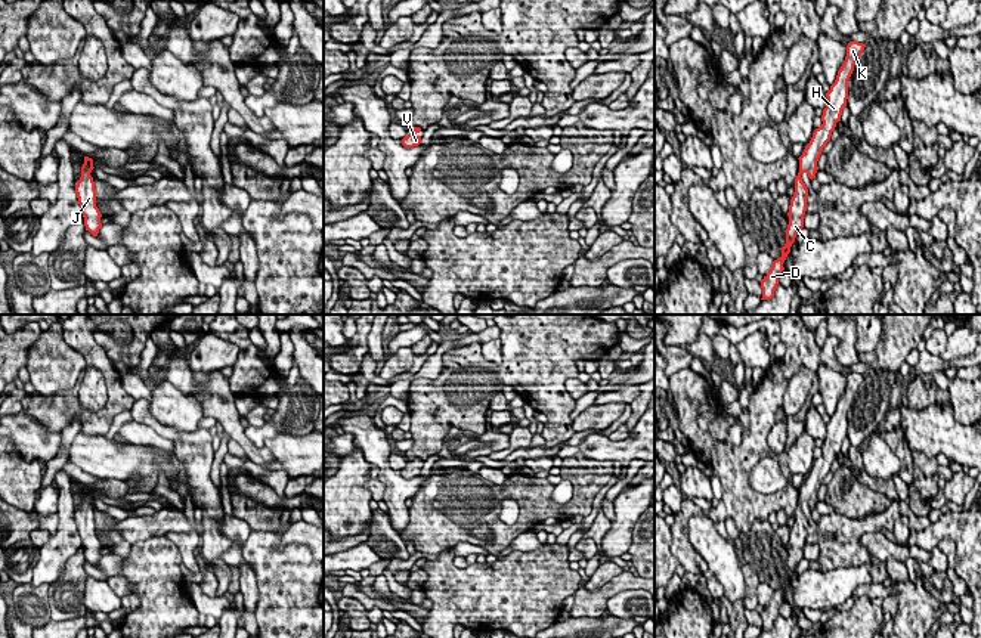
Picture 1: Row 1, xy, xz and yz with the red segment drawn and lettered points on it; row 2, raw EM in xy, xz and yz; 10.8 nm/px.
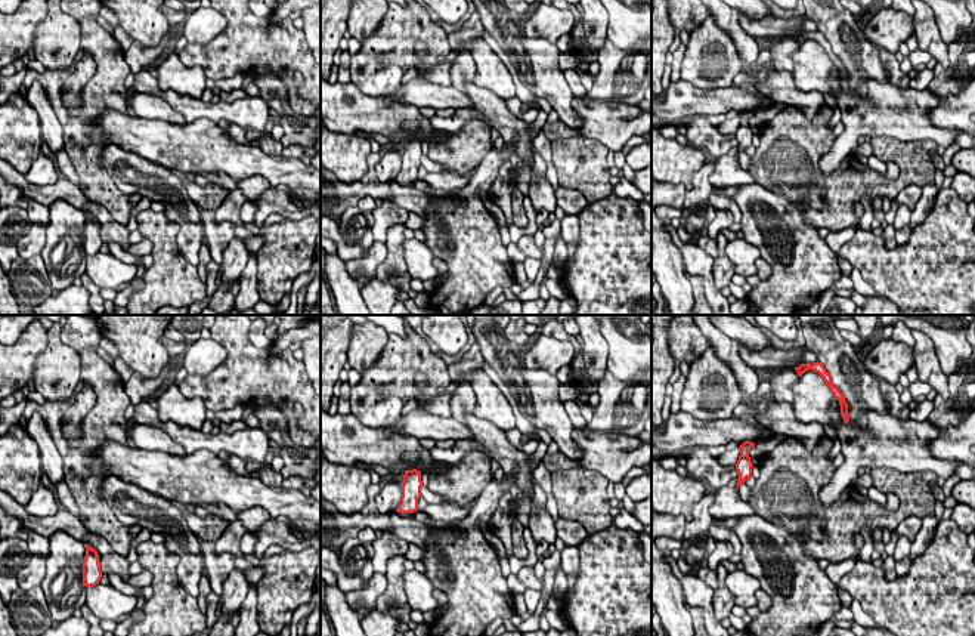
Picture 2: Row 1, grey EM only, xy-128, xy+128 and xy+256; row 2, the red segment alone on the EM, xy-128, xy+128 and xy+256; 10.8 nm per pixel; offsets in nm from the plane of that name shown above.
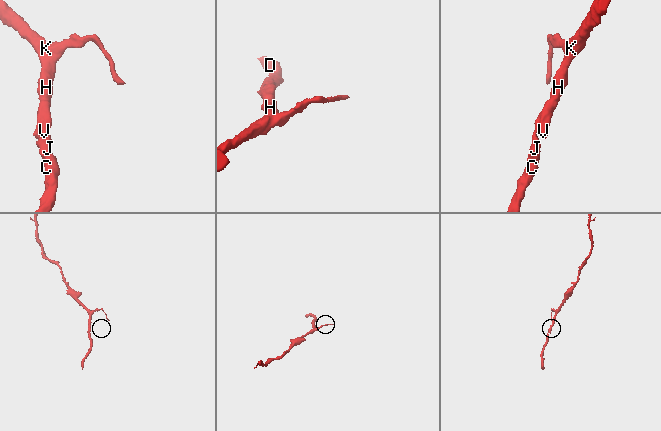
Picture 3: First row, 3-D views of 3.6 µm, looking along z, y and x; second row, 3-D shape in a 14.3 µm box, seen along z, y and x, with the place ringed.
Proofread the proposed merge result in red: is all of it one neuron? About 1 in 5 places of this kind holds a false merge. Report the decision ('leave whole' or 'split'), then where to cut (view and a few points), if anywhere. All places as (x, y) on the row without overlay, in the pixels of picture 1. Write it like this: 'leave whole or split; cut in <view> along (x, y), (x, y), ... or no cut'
leave whole; no cut

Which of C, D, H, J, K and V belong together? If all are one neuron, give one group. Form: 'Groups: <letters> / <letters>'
Groups: C D H J K V

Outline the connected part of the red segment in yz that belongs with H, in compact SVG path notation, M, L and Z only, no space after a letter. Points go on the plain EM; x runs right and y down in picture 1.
M850 372L847 377L845 391L838 402L835 414L830 416L830 421L826 424L827 434L823 440L821 452L823 455L814 461L810 474L805 477L799 490L799 504L795 510L795 523L789 536L789 555L786 563L786 574L779 579L782 586L773 592L770 603L761 611L762 629L771 631L774 622L779 616L779 607L785 601L783 594L790 583L790 577L795 573L796 566L804 558L804 546L807 542L807 529L808 520L802 512L802 505L807 504L813 511L818 501L817 492L821 486L823 478L830 471L832 462L836 458L836 453L841 452L842 440L847 437L848 430L848 411L854 402L854 396L860 388L860 384L864 381L866 375L858 372Z

